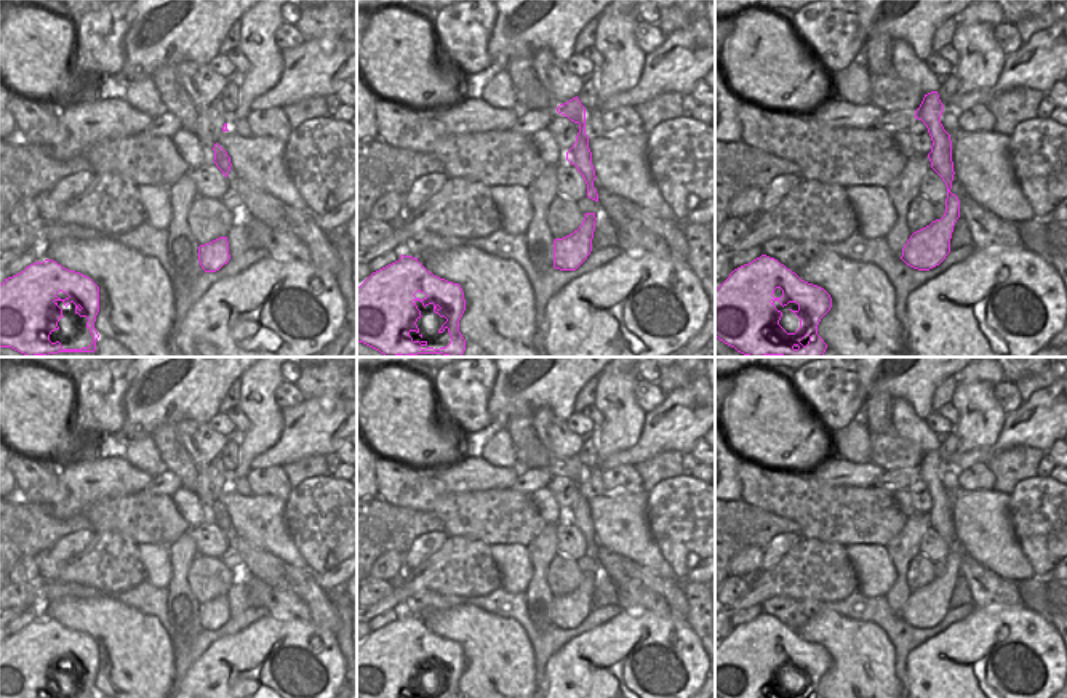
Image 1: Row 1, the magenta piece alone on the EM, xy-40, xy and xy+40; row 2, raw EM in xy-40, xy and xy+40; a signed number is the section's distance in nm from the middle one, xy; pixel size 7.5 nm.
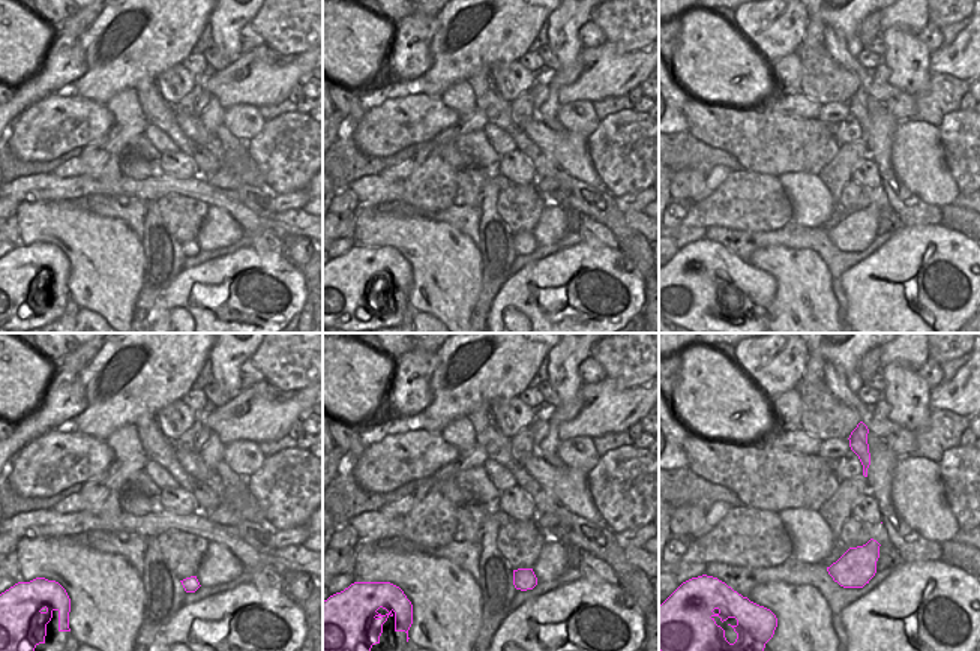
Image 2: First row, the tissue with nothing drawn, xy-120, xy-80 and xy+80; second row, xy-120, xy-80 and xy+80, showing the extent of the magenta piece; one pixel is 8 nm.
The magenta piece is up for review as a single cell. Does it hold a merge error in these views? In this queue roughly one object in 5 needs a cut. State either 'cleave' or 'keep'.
keep

